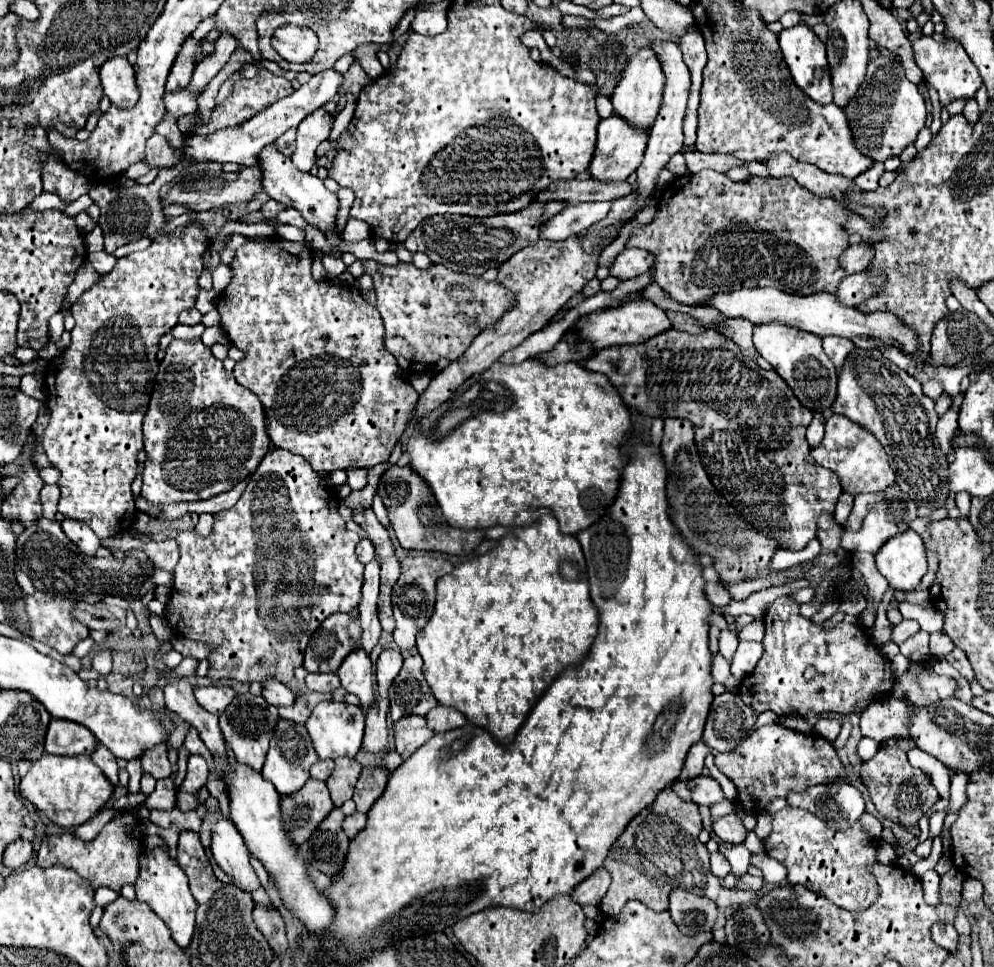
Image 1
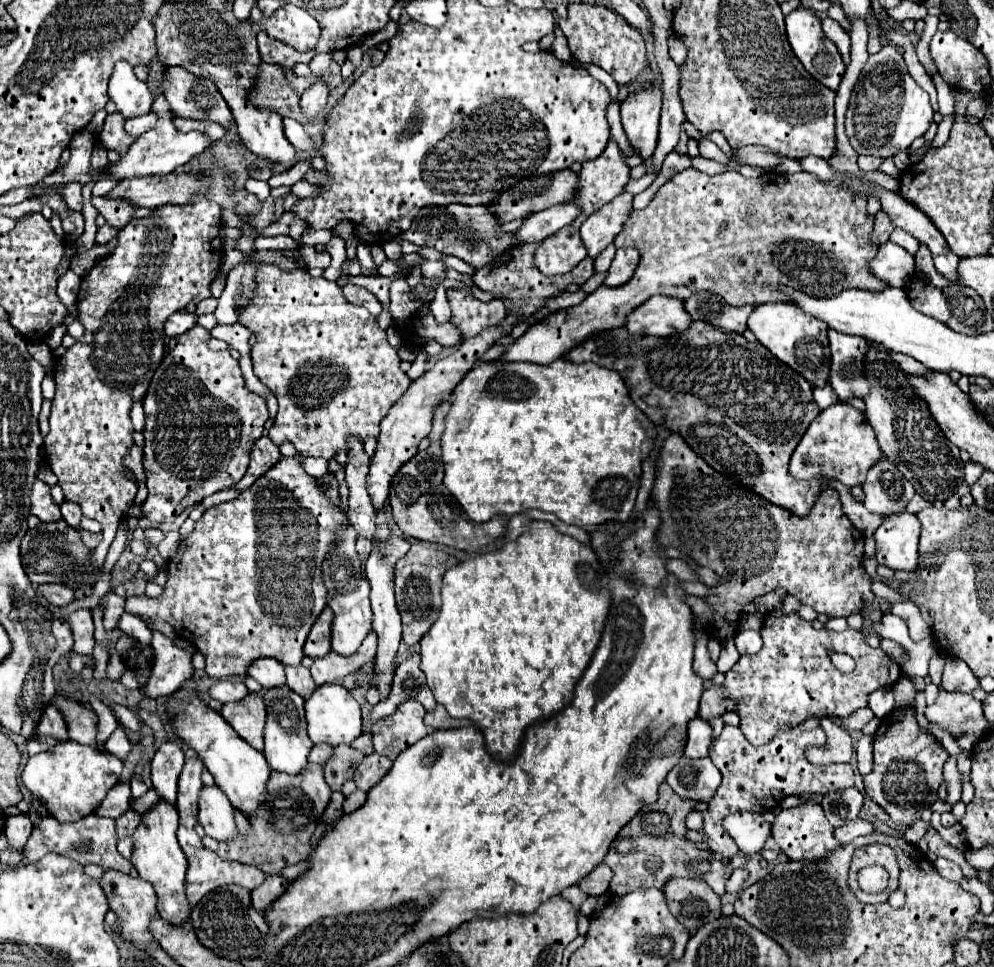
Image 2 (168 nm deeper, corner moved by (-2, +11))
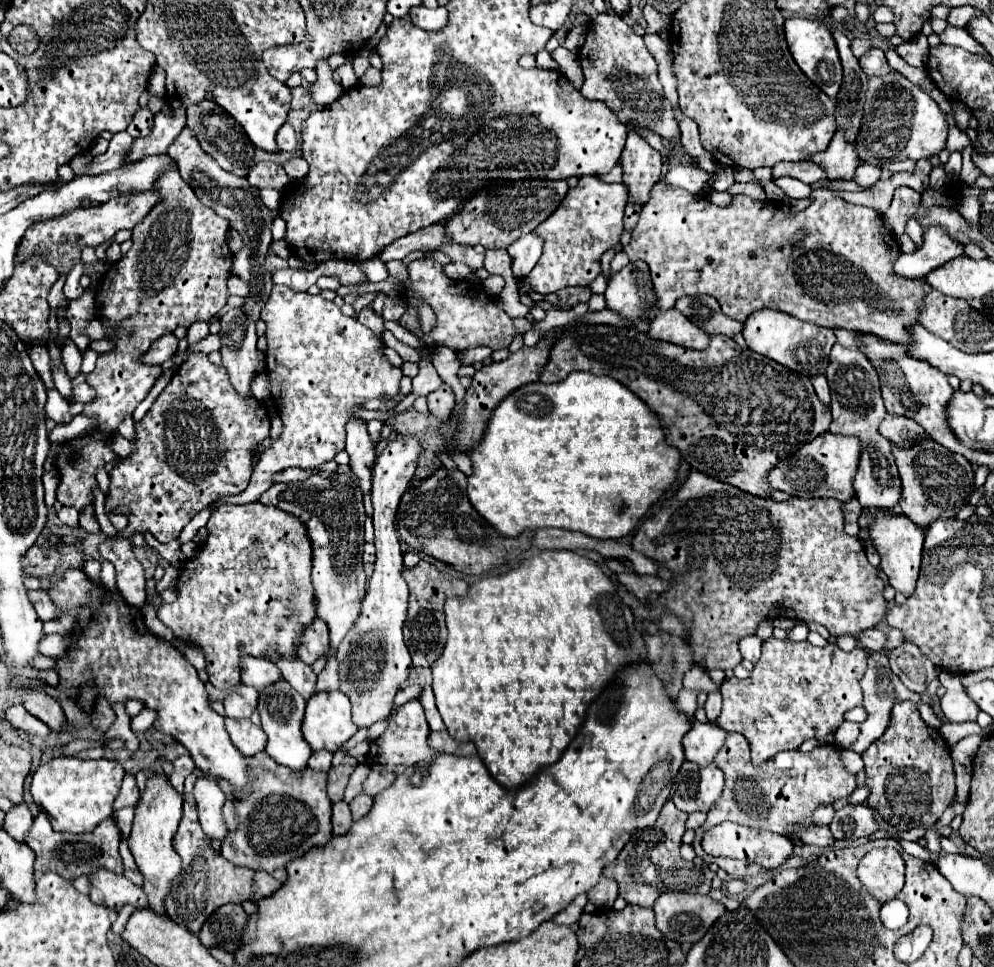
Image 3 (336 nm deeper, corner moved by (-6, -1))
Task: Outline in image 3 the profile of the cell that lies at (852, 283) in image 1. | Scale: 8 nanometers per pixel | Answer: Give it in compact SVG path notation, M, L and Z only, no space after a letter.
M942 226L924 230L924 246L914 254L900 254L894 262L894 274L902 278L926 278L928 272L964 254L962 244L948 238Z

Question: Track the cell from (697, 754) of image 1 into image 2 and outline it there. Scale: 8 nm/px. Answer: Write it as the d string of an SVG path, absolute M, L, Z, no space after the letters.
M694 718L688 722L688 742L684 756L688 758L704 758L708 754L708 746L712 742L712 726L702 722L702 718Z

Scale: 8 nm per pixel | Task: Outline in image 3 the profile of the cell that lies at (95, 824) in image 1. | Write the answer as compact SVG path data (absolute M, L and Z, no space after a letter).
M126 774L124 782L122 782L122 790L120 790L118 798L114 800L114 812L120 808L126 808L126 806L136 806L138 800L140 800L140 792L136 788L136 780L132 774Z

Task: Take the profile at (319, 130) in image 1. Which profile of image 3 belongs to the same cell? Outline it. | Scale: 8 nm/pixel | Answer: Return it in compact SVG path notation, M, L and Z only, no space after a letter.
M320 62L316 66L316 72L318 72L318 80L312 84L310 96L318 108L326 108L332 102L336 102L344 90L340 84L336 84L332 80L332 70L330 70L328 62Z

